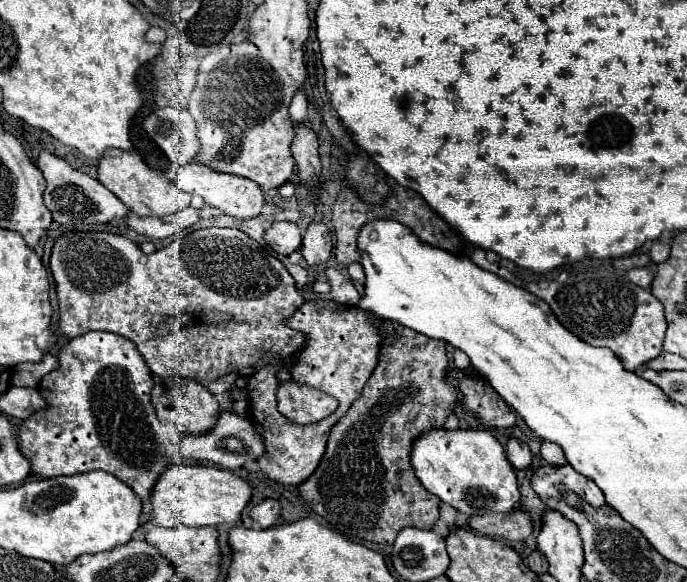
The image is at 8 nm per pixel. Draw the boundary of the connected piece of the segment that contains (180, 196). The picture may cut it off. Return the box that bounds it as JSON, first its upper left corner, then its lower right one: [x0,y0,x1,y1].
[99,150,191,218]

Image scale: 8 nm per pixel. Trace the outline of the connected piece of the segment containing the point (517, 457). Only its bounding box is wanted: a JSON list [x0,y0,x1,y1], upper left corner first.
[505,440,531,470]

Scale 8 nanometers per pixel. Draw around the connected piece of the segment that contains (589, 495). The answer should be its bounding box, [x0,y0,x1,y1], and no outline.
[585,480,605,506]

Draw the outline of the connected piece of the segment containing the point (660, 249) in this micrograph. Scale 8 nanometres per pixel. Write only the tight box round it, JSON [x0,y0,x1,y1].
[651,242,671,262]

